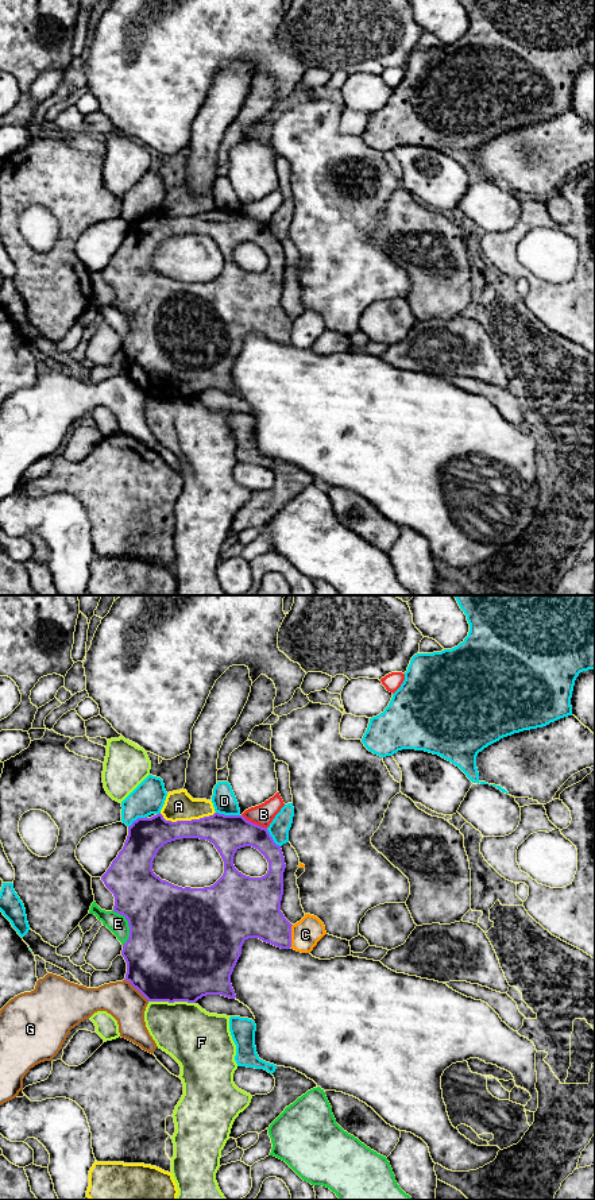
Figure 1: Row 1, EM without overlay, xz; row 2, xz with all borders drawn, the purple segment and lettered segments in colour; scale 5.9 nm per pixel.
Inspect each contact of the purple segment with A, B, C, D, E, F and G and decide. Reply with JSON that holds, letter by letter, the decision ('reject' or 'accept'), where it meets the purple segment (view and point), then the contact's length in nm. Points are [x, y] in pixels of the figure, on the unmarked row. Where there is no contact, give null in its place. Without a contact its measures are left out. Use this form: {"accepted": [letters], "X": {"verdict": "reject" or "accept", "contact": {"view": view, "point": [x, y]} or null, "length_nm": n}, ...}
{"accepted": [], "A": {"verdict": "reject", "contact": {"view": "xz", "point": [186, 216]}, "length_nm": 340}, "B": {"verdict": "reject", "contact": {"view": "xz", "point": [254, 219]}, "length_nm": 180}, "C": {"verdict": "reject", "contact": {"view": "xz", "point": [290, 331]}, "length_nm": 140}, "D": {"verdict": "reject", "contact": {"view": "xz", "point": [228, 211]}, "length_nm": 150}, "E": {"verdict": "reject", "contact": {"view": "xz", "point": [128, 320]}, "length_nm": 220}, "F": {"verdict": "reject", "contact": {"view": "xz", "point": [172, 397]}, "length_nm": 280}, "G": {"verdict": "reject", "contact": {"view": "xz", "point": [136, 384]}, "length_nm": 200}}

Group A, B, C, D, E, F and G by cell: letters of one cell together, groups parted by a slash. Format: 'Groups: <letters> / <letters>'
Groups: A / B / C / D / E / F / G

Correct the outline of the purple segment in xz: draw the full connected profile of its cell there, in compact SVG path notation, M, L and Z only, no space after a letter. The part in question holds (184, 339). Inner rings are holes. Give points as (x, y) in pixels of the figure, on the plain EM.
M159 208L151 213L138 213L128 221L128 231L123 244L101 271L105 282L115 292L113 306L128 316L130 332L123 340L121 351L127 358L125 374L148 397L188 397L196 398L206 390L221 390L235 394L231 370L242 350L242 342L248 333L259 333L281 344L291 343L291 319L281 306L283 290L283 267L286 259L282 244L277 240L266 223L247 216L243 211L213 211L192 216L166 216ZM181 234L206 235L215 240L224 256L223 271L210 282L178 282L162 275L152 266L152 256L158 246L167 238ZM252 242L268 258L268 266L262 273L250 273L233 261L237 244Z

